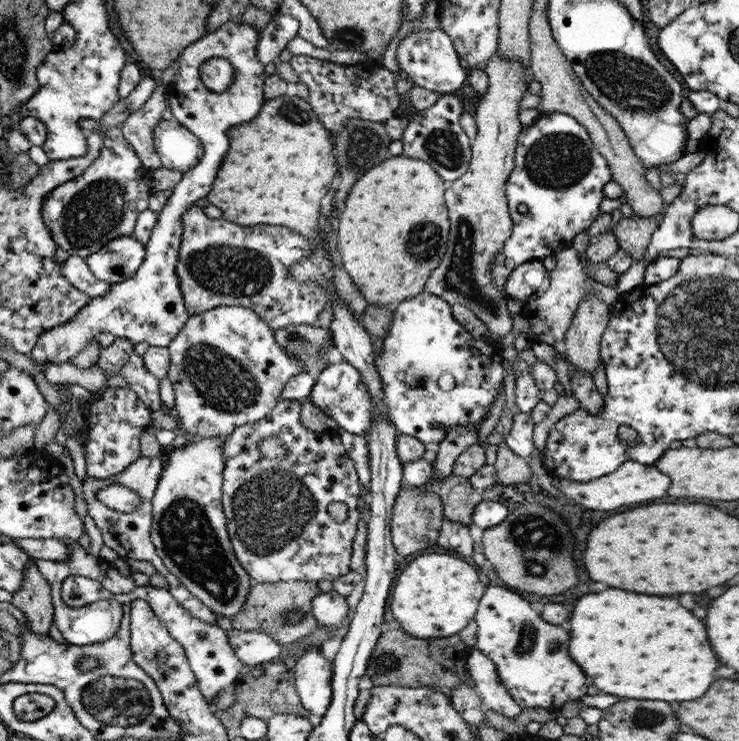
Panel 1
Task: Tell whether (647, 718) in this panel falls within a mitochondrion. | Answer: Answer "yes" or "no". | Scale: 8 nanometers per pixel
yes

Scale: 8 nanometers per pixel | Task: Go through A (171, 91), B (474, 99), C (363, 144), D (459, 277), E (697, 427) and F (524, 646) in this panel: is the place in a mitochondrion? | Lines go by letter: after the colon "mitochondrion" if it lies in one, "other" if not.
A: other
B: other
C: mitochondrion
D: mitochondrion
E: other
F: mitochondrion

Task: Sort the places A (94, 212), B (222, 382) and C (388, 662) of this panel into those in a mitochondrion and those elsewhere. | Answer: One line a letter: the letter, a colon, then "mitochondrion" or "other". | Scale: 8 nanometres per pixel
A: mitochondrion
B: mitochondrion
C: mitochondrion

